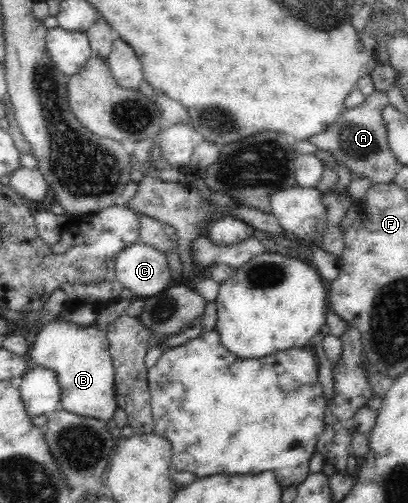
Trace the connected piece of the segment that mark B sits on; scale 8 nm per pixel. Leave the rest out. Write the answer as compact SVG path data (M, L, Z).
M55 319L48 323L42 323L41 331L36 335L33 347L30 352L28 362L32 366L42 366L53 369L57 374L59 387L61 387L61 408L78 414L79 416L96 418L105 423L112 424L113 414L117 410L117 393L115 393L115 367L113 359L109 353L109 339L105 331L99 329L97 325L83 326L67 319Z

